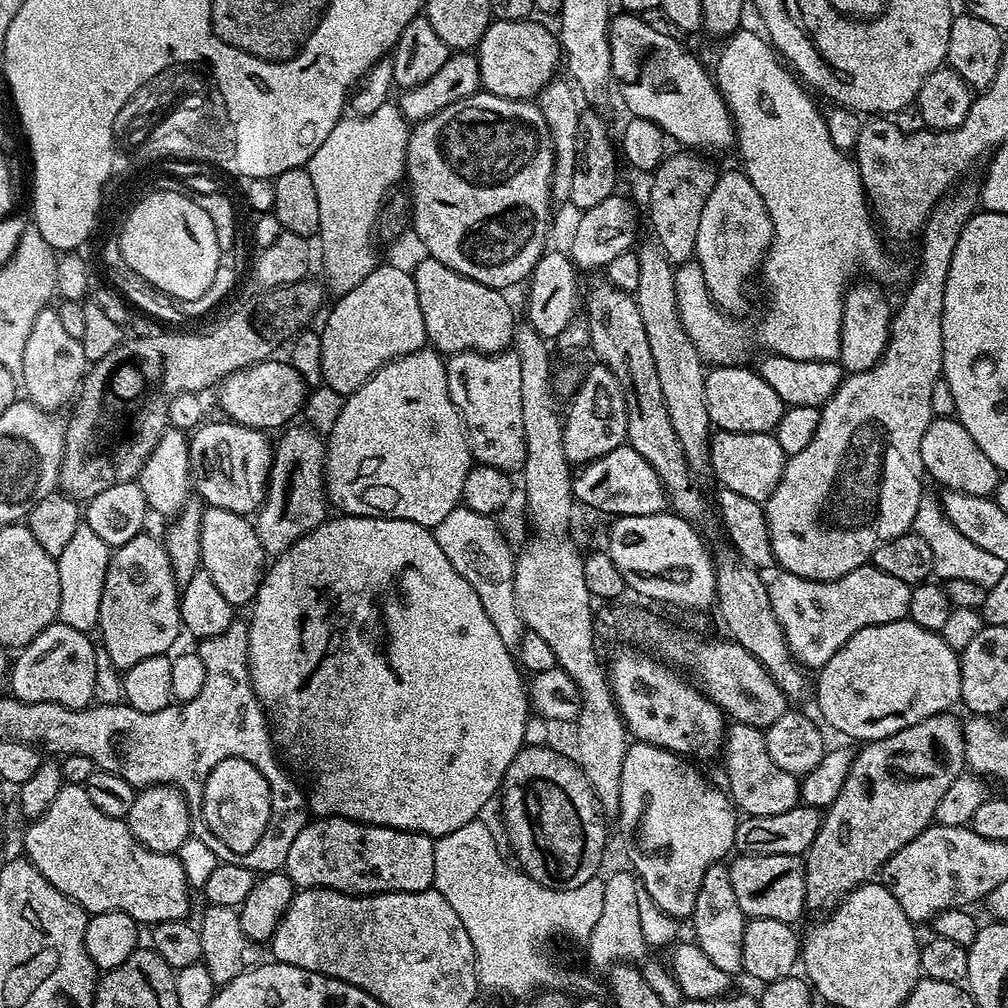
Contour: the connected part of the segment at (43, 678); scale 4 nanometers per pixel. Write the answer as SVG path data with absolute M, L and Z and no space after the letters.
M62 623L51 624L26 647L19 649L10 668L10 689L15 699L26 704L48 702L67 708L87 708L93 703L95 643L89 633L79 632Z

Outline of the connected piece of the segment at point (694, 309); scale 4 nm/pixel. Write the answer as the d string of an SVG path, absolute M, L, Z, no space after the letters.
M689 262L681 265L681 268L676 275L676 286L678 306L685 332L687 332L690 339L693 340L693 344L695 344L695 348L697 348L697 352L699 352L703 361L709 365L719 367L733 367L734 365L737 365L741 361L739 359L746 354L746 334L740 328L740 322L737 319L734 319L727 313L721 311L713 302L712 296L707 292L699 264Z

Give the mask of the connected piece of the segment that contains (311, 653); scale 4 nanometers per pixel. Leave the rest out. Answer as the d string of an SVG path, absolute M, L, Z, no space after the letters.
M340 514L337 517L337 520L335 518L325 520L314 531L308 532L302 538L295 540L286 551L279 553L273 559L276 560L273 564L271 561L267 565L264 578L260 582L260 588L256 592L256 599L250 605L252 620L250 619L248 624L248 677L252 680L252 689L258 698L258 702L264 707L264 714L267 717L268 727L272 733L272 742L277 753L289 765L292 763L298 771L304 772L305 778L308 779L306 803L308 811L313 817L342 816L345 820L355 820L356 823L365 826L394 828L398 832L418 832L421 836L429 838L450 834L451 831L466 826L467 823L481 815L480 811L491 802L492 795L495 792L497 795L501 791L504 775L510 766L510 762L514 762L514 758L520 753L521 748L525 747L524 731L528 728L528 712L530 716L530 701L526 691L526 680L520 677L521 669L518 667L517 657L516 660L512 657L515 656L513 649L507 648L502 642L502 638L498 638L498 630L494 630L494 622L490 622L490 614L486 614L486 606L482 606L482 598L478 598L474 586L470 586L470 582L466 582L466 578L462 578L462 574L458 574L458 570L454 570L454 566L450 566L450 558L446 558L446 554L442 554L442 546L438 546L438 542L432 537L431 528L424 528L418 522L391 520L385 516Z

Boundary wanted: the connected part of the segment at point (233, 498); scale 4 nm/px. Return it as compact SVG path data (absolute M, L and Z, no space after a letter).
M204 422L191 433L188 442L188 475L190 477L191 487L194 489L195 495L209 508L221 508L222 510L230 510L239 516L251 517L253 513L259 509L264 502L264 494L268 490L268 474L272 470L272 454L274 451L273 441L268 441L269 433L258 428L247 428L235 422L223 422L224 424L209 424Z

